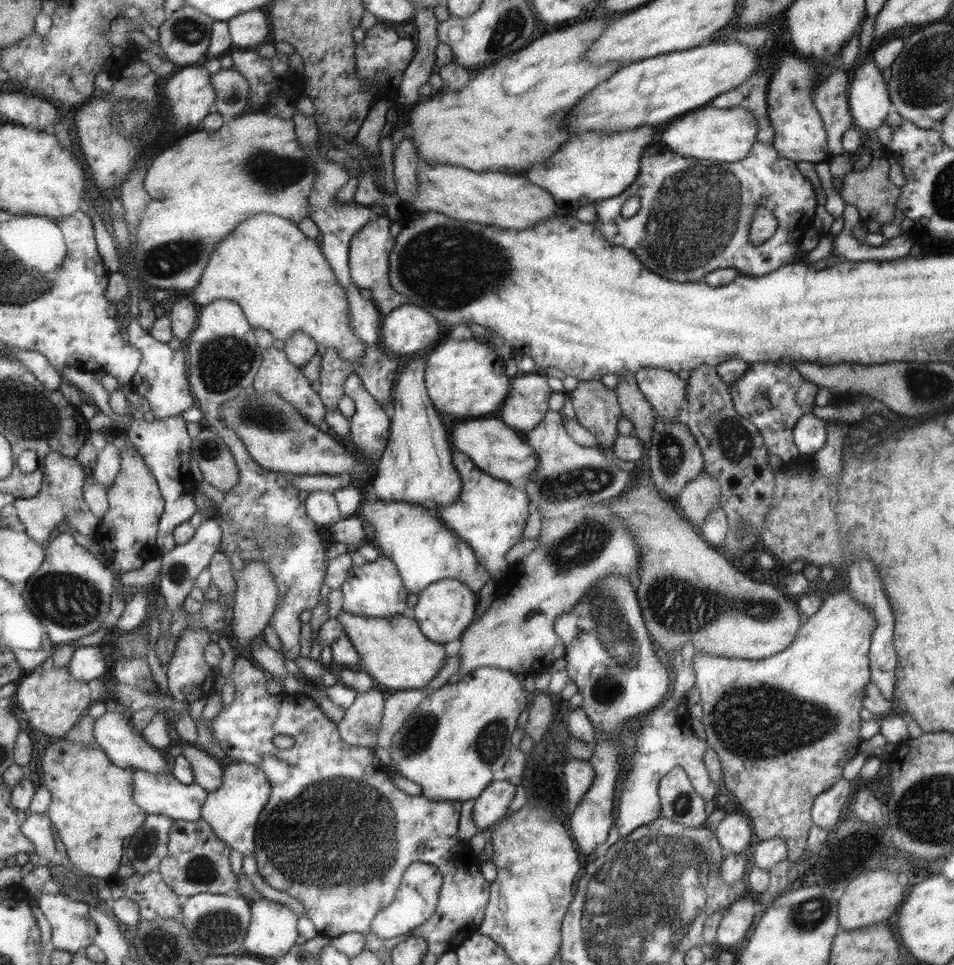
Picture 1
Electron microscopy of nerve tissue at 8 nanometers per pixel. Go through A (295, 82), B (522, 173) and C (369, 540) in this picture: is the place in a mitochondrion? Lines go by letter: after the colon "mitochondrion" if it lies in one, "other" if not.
A: other
B: other
C: other

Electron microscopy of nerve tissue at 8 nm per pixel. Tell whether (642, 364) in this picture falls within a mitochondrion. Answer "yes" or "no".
no

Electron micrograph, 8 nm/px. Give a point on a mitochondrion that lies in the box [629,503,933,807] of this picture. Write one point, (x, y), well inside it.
(747, 730)

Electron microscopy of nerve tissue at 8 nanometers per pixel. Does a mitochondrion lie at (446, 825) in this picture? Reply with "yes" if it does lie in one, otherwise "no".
no

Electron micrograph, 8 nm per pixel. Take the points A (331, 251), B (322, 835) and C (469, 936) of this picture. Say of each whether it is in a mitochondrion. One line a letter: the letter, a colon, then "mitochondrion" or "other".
A: other
B: mitochondrion
C: other

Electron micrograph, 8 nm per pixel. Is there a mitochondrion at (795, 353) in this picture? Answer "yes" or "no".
no

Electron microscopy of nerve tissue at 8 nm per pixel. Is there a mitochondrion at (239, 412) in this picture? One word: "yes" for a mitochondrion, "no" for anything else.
yes

